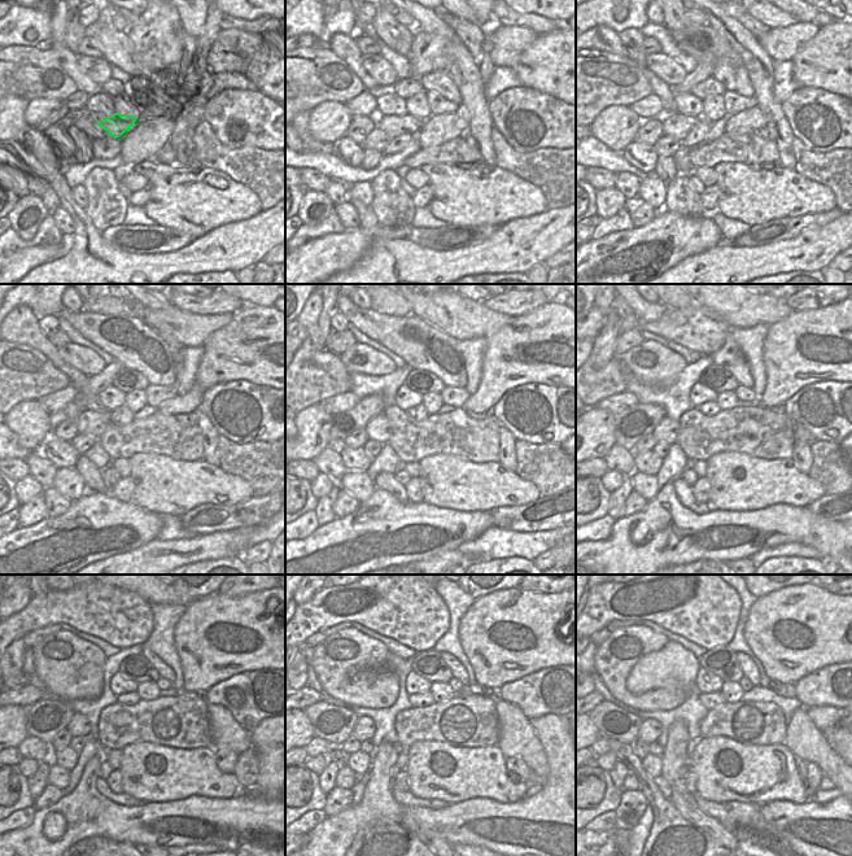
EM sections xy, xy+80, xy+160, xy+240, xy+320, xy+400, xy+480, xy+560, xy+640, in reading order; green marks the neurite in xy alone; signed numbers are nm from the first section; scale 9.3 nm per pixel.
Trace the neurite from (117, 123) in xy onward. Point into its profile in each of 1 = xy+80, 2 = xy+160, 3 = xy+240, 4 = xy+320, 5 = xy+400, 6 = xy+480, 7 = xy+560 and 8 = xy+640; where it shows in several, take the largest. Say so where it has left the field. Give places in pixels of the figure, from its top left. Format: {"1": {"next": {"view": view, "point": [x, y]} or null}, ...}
{"1": {"next": {"view": "xy+80", "point": [394, 126]}}, "2": {"next": {"view": "xy+160", "point": [677, 126]}}, "3": {"next": {"view": "xy+240", "point": [90, 423]}}, "4": {"next": {"view": "xy+320", "point": [378, 428]}}, "5": {"next": {"view": "xy+400", "point": [667, 431]}}, "6": {"next": {"view": "xy+480", "point": [79, 726]}}, "7": {"next": {"view": "xy+560", "point": [365, 728]}}, "8": {"next": {"view": "xy+640", "point": [650, 730]}}}

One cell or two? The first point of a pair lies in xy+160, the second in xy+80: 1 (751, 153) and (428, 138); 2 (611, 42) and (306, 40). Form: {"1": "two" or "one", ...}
{"1": "two", "2": "one"}

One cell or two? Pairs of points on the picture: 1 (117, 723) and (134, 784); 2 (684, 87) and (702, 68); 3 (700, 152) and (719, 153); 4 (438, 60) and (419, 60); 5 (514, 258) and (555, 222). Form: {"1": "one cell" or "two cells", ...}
{"1": "two cells", "2": "one cell", "3": "one cell", "4": "one cell", "5": "one cell"}

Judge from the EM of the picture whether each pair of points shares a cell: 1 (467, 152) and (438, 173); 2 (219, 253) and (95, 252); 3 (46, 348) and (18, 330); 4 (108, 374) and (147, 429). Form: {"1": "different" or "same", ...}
{"1": "different", "2": "same", "3": "same", "4": "different"}

